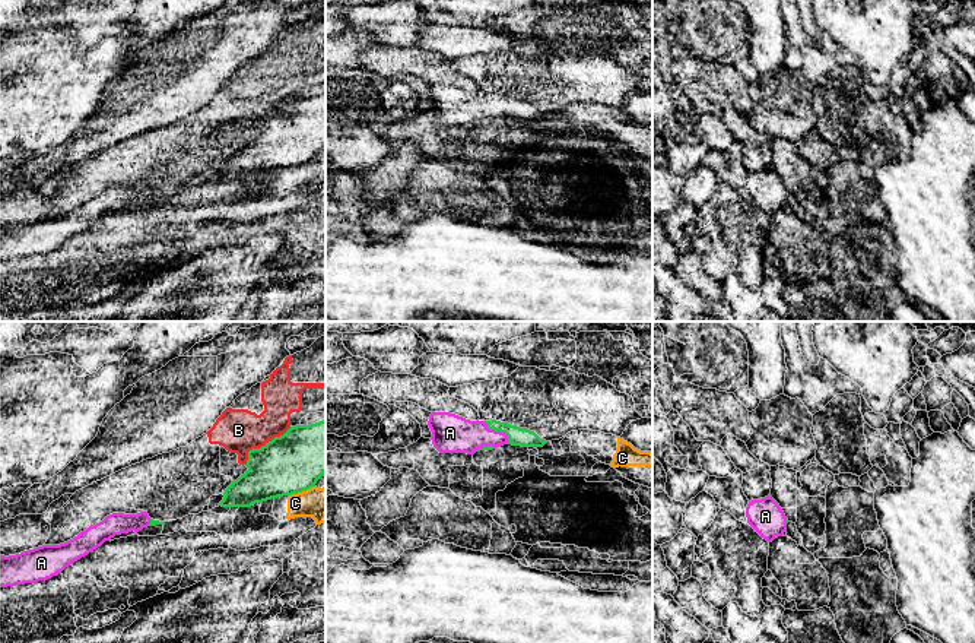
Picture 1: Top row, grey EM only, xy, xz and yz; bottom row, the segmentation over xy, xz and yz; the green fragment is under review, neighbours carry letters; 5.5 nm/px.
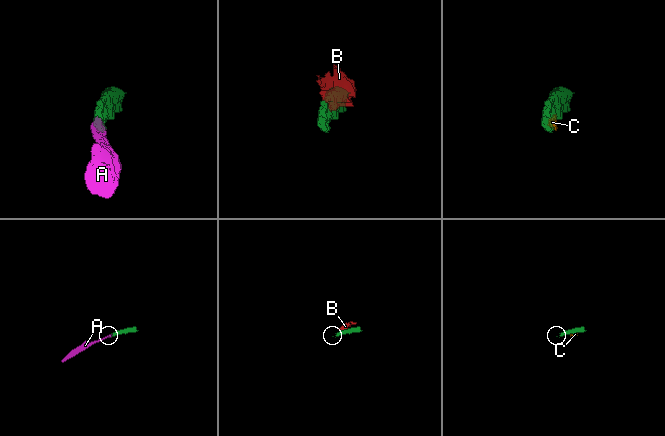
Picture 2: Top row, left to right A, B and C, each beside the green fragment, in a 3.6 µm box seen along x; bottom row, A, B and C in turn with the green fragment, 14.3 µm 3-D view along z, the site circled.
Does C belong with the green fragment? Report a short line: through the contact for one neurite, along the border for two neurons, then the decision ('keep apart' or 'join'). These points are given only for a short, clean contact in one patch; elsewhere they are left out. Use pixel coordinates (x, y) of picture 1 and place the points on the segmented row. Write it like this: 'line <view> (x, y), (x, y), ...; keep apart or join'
line xy (314, 485), (289, 496); keep apart

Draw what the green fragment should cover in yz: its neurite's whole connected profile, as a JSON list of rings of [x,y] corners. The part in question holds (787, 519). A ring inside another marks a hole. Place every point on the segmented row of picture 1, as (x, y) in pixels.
[[[771,495],[749,501],[746,517],[747,523],[768,542],[787,530],[788,519]]]

